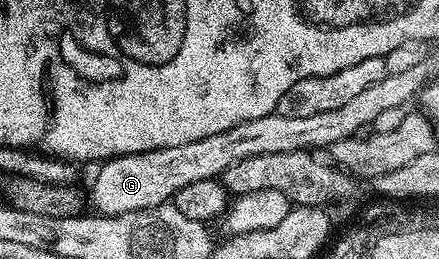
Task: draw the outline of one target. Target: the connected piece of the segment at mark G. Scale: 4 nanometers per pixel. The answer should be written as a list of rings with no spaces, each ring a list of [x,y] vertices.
[[[403,70],[401,74],[392,74],[391,76],[385,76],[380,78],[380,82],[375,82],[372,86],[367,86],[367,88],[361,94],[355,94],[355,96],[350,99],[349,102],[344,102],[344,106],[339,106],[336,110],[328,110],[325,114],[312,114],[309,118],[288,118],[287,116],[282,116],[277,110],[270,112],[264,118],[252,118],[248,122],[244,122],[240,126],[232,126],[228,130],[224,130],[220,134],[212,134],[212,138],[200,138],[197,142],[184,142],[184,146],[168,146],[167,148],[161,148],[160,150],[152,150],[151,152],[137,152],[131,156],[115,156],[110,160],[103,161],[99,165],[99,172],[94,180],[92,186],[92,198],[90,194],[90,204],[93,204],[93,211],[97,215],[101,216],[116,216],[122,214],[128,214],[129,211],[140,211],[148,210],[152,207],[160,207],[162,204],[173,201],[174,195],[178,190],[184,186],[188,186],[189,183],[202,182],[205,179],[217,180],[223,173],[228,170],[230,166],[236,165],[238,162],[242,162],[246,158],[253,158],[260,154],[280,154],[281,151],[304,151],[304,150],[318,150],[316,148],[322,148],[322,150],[328,150],[331,145],[336,142],[344,142],[344,138],[352,138],[353,136],[359,135],[363,130],[369,129],[370,123],[373,120],[378,120],[382,116],[382,112],[390,112],[393,108],[398,108],[401,104],[411,103],[415,99],[414,95],[410,92],[410,78],[412,78],[412,72],[408,70]]]

